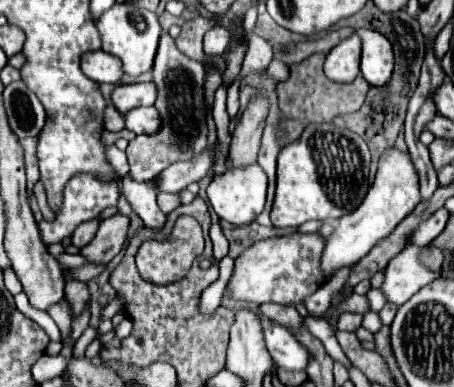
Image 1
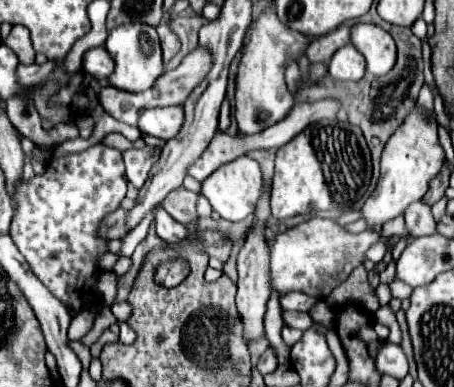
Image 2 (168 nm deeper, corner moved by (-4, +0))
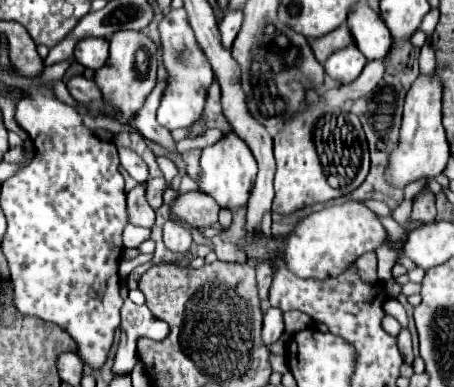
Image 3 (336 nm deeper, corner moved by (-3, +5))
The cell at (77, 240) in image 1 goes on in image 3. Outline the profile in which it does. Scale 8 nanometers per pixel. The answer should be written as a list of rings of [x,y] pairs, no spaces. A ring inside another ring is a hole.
[[[138,184],[128,192],[128,216],[134,226],[154,226],[154,210],[146,200],[146,184]]]

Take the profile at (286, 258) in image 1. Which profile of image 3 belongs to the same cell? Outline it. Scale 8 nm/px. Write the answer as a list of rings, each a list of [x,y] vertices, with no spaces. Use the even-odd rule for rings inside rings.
[[[348,200],[306,216],[288,234],[286,264],[300,278],[330,278],[338,276],[362,254],[380,248],[384,240],[386,230],[378,220],[378,214],[372,212],[362,200]]]

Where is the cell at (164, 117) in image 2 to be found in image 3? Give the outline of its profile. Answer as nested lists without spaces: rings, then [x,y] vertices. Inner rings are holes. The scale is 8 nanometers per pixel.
[[[172,8],[158,24],[158,30],[160,30],[164,68],[168,74],[174,74],[174,86],[168,86],[168,90],[164,90],[164,98],[160,98],[158,122],[168,130],[188,128],[192,126],[192,122],[196,122],[196,118],[200,118],[204,110],[208,88],[214,82],[214,72],[194,38],[194,30],[188,24],[184,8],[176,8],[176,10]]]

